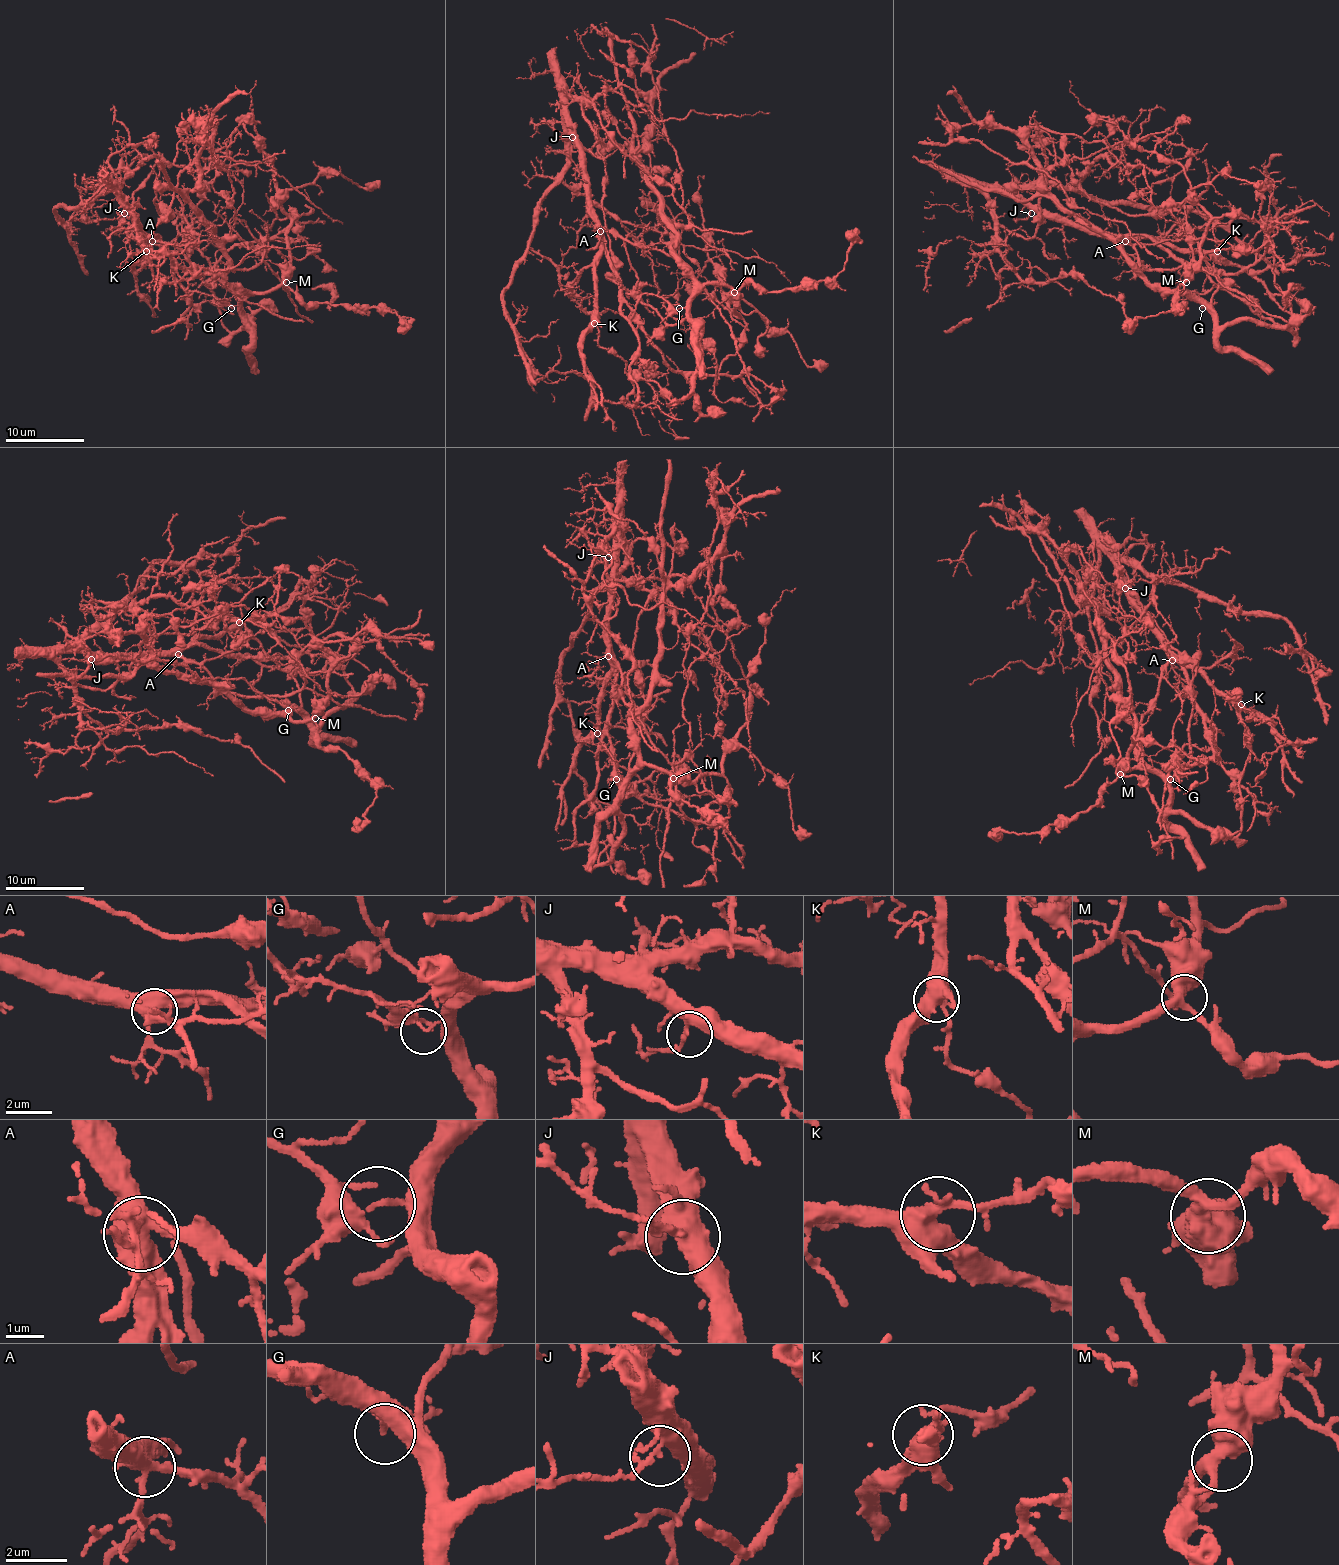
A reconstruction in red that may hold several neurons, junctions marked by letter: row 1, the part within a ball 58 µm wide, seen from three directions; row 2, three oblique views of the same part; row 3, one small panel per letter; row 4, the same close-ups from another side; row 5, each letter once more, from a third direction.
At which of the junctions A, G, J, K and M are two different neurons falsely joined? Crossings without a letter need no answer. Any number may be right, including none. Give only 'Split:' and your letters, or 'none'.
Split: G

